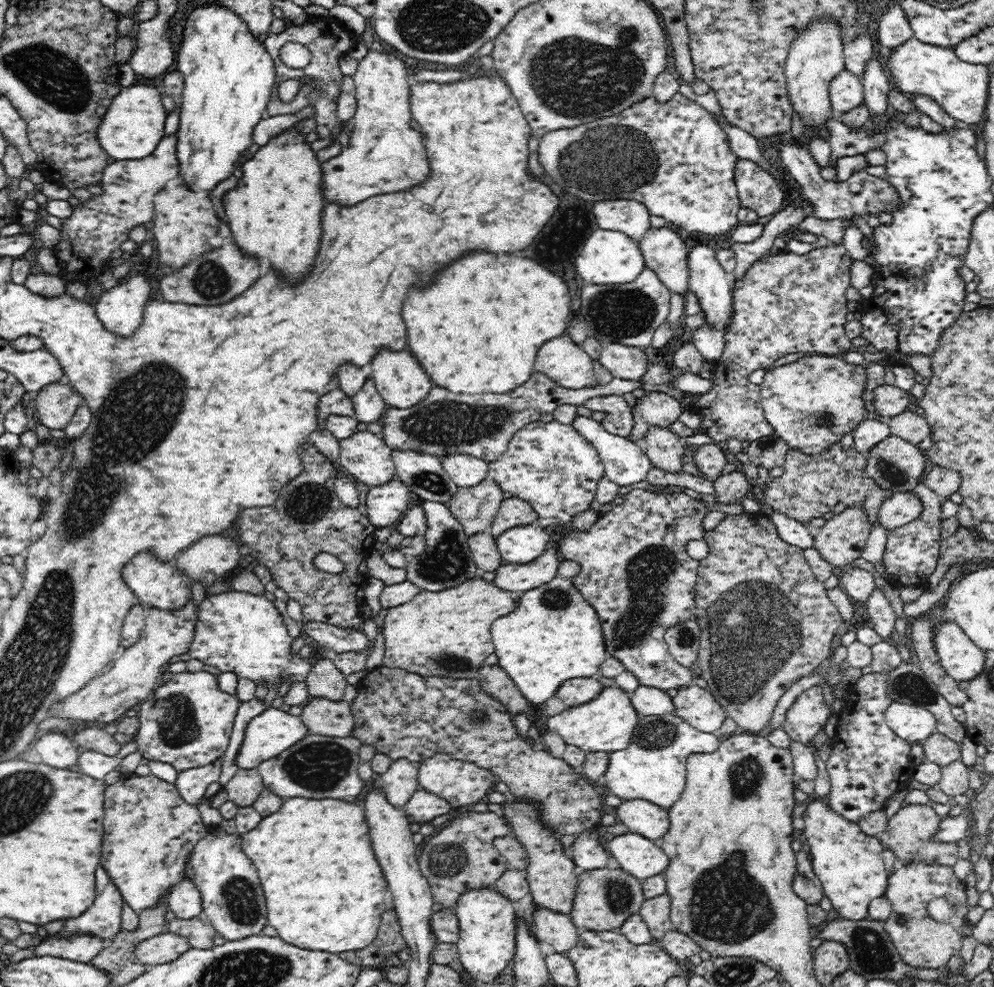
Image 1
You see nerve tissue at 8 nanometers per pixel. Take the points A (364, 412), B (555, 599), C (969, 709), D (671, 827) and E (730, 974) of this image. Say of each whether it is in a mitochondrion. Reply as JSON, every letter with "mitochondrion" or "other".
{"A":"other","B":"mitochondrion","C":"other","D":"other","E":"mitochondrion"}

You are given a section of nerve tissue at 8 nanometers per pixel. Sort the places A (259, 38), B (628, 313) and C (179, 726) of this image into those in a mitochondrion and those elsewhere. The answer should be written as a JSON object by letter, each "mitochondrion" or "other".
{"A":"other","B":"mitochondrion","C":"mitochondrion"}

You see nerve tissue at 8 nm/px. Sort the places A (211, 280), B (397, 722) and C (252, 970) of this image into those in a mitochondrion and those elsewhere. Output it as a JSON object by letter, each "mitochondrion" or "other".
{"A":"mitochondrion","B":"other","C":"mitochondrion"}

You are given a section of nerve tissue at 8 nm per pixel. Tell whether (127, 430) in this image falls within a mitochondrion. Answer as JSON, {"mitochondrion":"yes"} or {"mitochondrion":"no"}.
{"mitochondrion":"yes"}

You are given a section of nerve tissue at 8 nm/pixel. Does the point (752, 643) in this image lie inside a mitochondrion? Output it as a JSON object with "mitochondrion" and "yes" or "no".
{"mitochondrion":"yes"}

